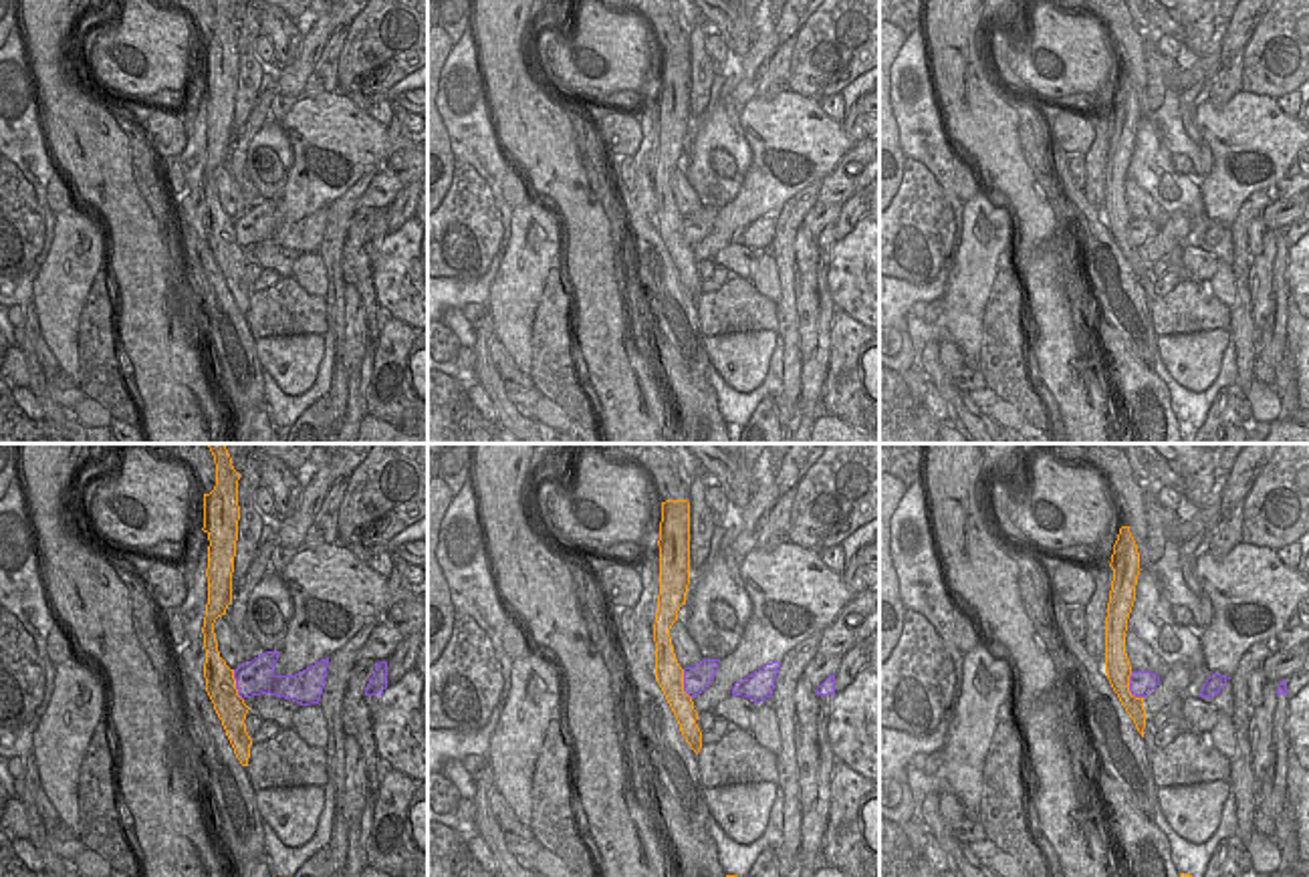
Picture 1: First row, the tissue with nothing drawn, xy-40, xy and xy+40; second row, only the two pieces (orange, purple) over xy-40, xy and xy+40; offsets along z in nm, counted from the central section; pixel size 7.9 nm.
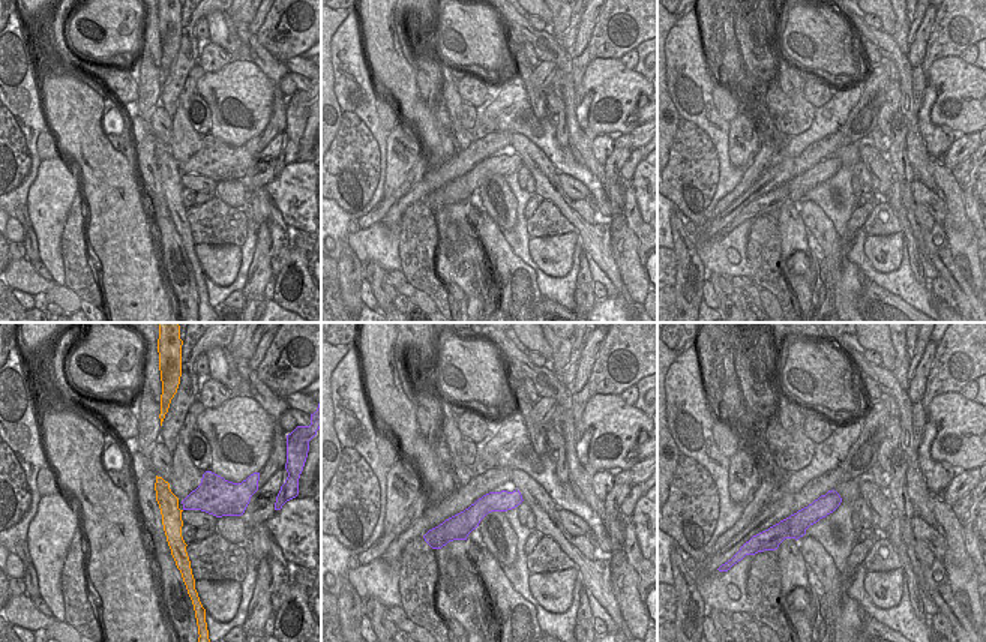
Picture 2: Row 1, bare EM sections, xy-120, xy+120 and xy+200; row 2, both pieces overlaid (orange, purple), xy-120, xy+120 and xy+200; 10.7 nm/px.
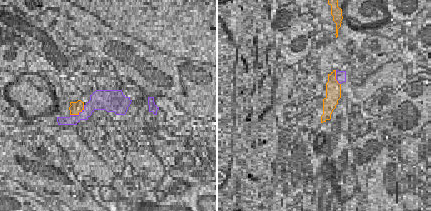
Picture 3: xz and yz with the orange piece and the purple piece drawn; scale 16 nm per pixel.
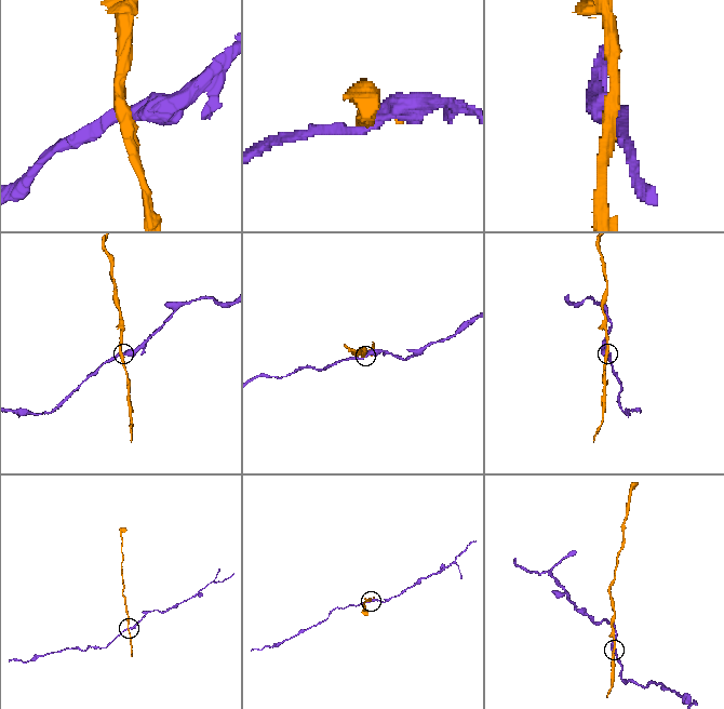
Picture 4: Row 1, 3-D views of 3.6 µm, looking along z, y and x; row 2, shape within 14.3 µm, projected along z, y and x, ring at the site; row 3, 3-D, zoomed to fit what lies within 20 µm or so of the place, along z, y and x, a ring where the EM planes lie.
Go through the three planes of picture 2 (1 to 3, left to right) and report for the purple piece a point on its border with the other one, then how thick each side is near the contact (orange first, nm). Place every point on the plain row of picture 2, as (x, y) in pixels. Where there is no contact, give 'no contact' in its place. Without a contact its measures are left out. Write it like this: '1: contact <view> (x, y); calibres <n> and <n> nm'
1: no contact
2: no contact
3: no contact

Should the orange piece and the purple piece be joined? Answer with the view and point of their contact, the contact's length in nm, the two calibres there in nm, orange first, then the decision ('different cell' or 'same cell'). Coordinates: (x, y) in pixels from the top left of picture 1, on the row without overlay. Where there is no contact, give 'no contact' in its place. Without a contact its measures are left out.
contact xy+40 (1128, 236); length 240 nm; calibres 200 and 190 nm; different cell

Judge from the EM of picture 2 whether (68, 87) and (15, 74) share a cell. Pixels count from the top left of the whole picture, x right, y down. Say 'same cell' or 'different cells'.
different cells

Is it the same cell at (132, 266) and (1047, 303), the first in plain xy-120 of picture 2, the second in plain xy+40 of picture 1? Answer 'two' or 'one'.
one

